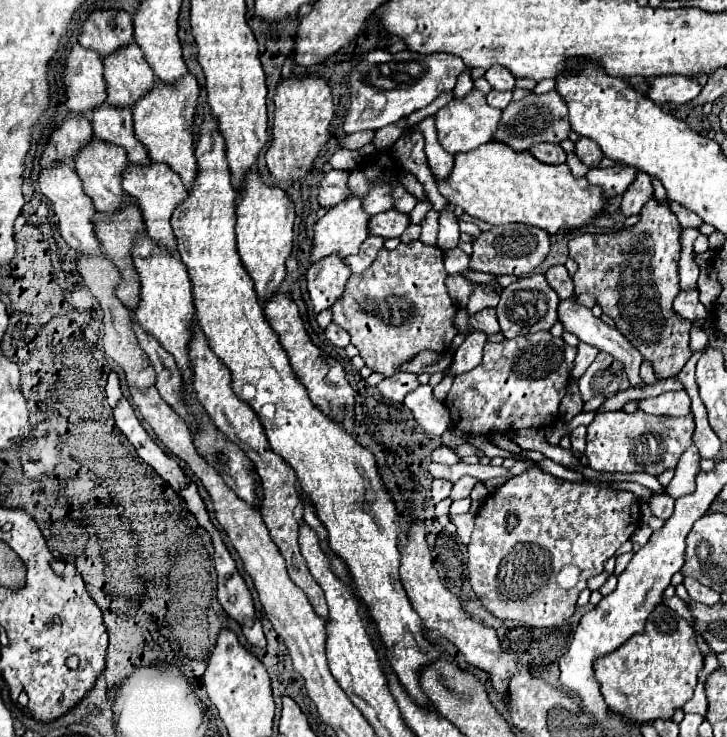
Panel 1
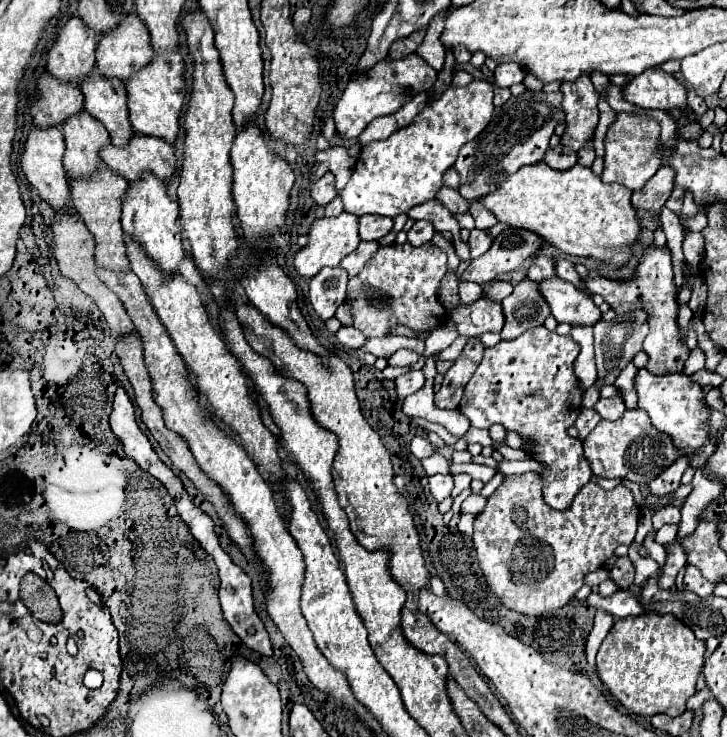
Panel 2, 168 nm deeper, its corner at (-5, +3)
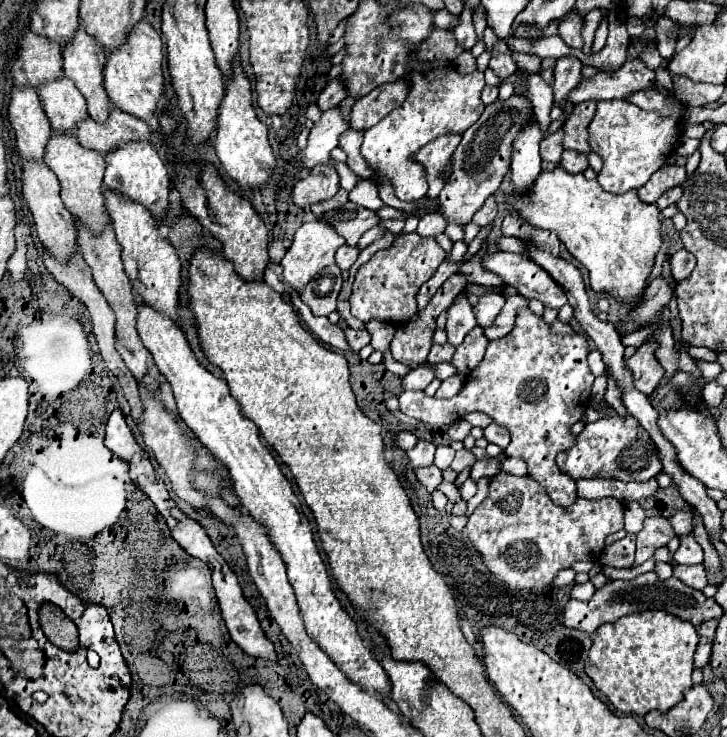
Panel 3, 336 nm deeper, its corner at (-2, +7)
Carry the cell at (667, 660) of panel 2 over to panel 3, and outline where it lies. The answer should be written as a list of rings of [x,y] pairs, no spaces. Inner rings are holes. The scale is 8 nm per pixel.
[[[664,610],[636,612],[596,630],[584,672],[592,678],[594,686],[612,702],[612,706],[624,714],[646,716],[650,710],[666,712],[668,708],[672,708],[672,704],[678,704],[684,696],[684,690],[692,686],[692,664],[698,640],[700,638],[696,628],[674,614],[668,614]]]

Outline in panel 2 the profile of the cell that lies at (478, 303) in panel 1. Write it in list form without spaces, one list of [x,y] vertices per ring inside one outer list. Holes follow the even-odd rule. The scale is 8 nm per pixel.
[[[493,280],[493,282],[487,282],[487,284],[481,284],[481,288],[483,288],[483,296],[485,298],[499,303],[513,291],[513,286],[509,286],[507,282],[501,282],[501,280]]]

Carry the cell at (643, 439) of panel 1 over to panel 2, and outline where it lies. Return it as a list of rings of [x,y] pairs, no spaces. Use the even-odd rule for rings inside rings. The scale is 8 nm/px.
[[[641,408],[627,410],[615,422],[601,420],[583,440],[583,448],[585,448],[585,458],[591,462],[593,474],[601,478],[627,478],[637,484],[651,482],[679,456],[683,456],[683,450],[675,446],[673,438],[665,432],[659,432],[651,424],[647,412],[643,412]]]

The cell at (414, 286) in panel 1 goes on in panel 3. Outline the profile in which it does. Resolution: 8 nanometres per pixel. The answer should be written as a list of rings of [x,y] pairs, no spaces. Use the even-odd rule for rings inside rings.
[[[416,232],[400,236],[400,240],[392,244],[392,248],[376,252],[366,264],[360,266],[350,296],[352,314],[362,322],[380,320],[390,324],[402,324],[410,320],[418,312],[416,294],[420,286],[434,276],[438,266],[444,262],[442,258],[444,250],[436,244],[434,238],[422,238]]]

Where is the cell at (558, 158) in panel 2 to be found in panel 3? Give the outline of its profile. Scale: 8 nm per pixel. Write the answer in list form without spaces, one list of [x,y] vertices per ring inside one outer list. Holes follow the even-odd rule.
[[[564,150],[562,154],[562,168],[570,174],[578,174],[584,172],[588,168],[588,156],[586,154],[578,154],[576,150]]]

